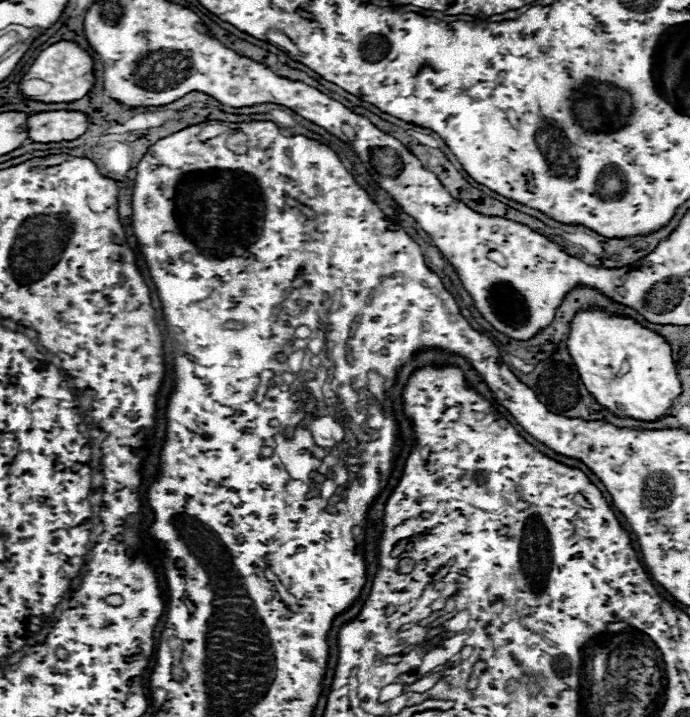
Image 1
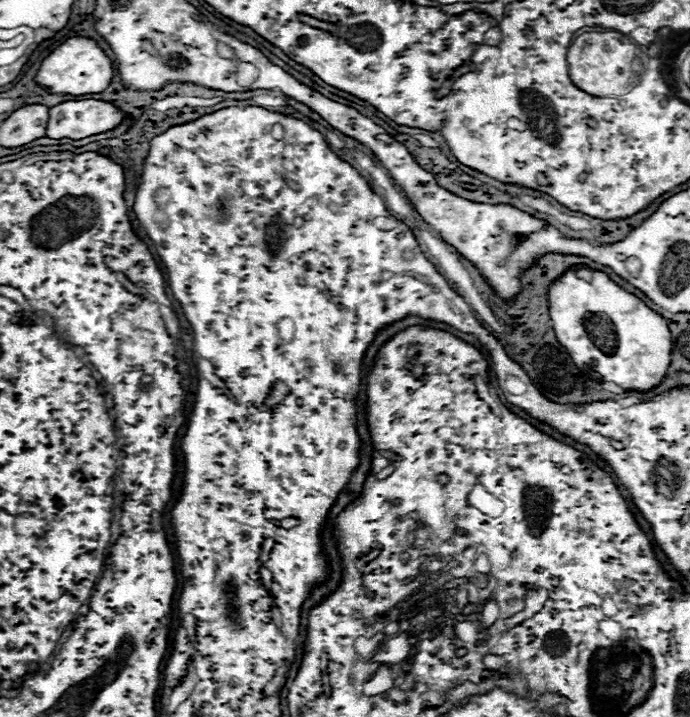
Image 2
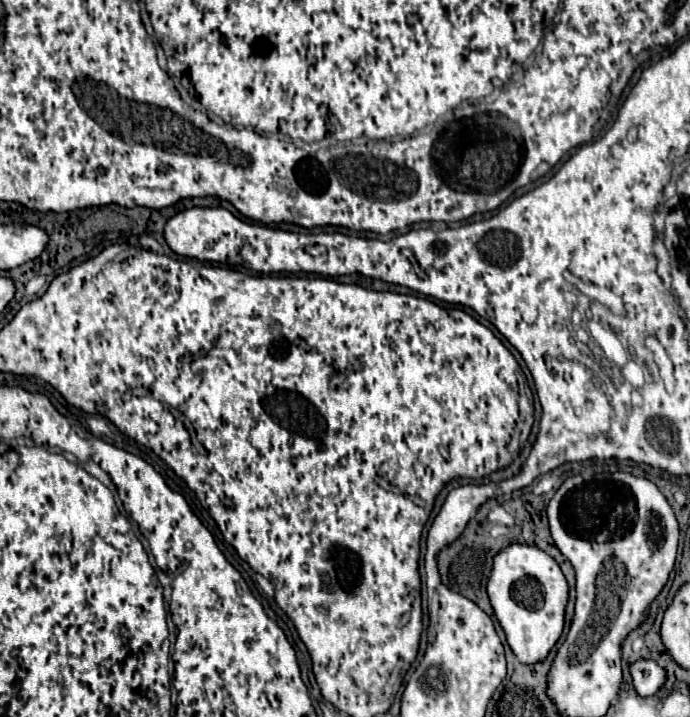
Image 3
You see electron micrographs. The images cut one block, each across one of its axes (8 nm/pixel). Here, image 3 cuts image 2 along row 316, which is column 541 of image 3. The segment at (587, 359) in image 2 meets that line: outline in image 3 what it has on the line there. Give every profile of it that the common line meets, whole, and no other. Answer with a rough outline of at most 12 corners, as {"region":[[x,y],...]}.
{"region":[[536,546],[494,556],[488,596],[516,658],[544,662],[568,582]]}

